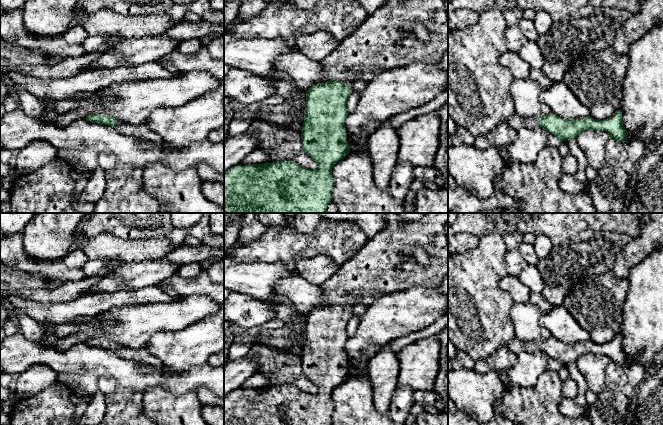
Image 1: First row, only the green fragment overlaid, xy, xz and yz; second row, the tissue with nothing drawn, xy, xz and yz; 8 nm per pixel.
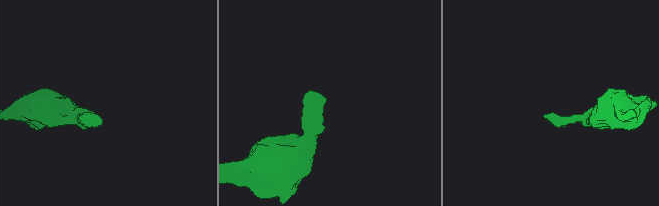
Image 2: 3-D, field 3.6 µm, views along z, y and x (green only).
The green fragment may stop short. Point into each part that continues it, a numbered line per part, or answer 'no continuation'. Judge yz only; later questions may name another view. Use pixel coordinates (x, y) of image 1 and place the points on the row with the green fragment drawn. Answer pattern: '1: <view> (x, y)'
1: yz (516, 122)

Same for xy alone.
1: xy (142, 130)

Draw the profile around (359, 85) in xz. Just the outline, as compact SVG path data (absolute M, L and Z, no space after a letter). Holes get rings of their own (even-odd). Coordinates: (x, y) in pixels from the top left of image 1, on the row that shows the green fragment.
M357 79L354 81L349 87L353 90L356 91L359 94L359 97L361 96L362 92L366 88L367 83L361 79Z

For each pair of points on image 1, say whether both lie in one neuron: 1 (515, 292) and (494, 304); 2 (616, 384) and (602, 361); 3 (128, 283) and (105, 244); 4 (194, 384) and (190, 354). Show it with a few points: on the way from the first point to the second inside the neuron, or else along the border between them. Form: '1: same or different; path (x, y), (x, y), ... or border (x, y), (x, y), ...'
1: different; border (506, 274), (500, 281), (499, 286), (515, 302)
2: different; border (606, 374), (606, 384), (597, 394)
3: different; border (145, 260), (122, 262)
4: different; border (206, 362), (184, 371), (175, 371), (168, 367)

